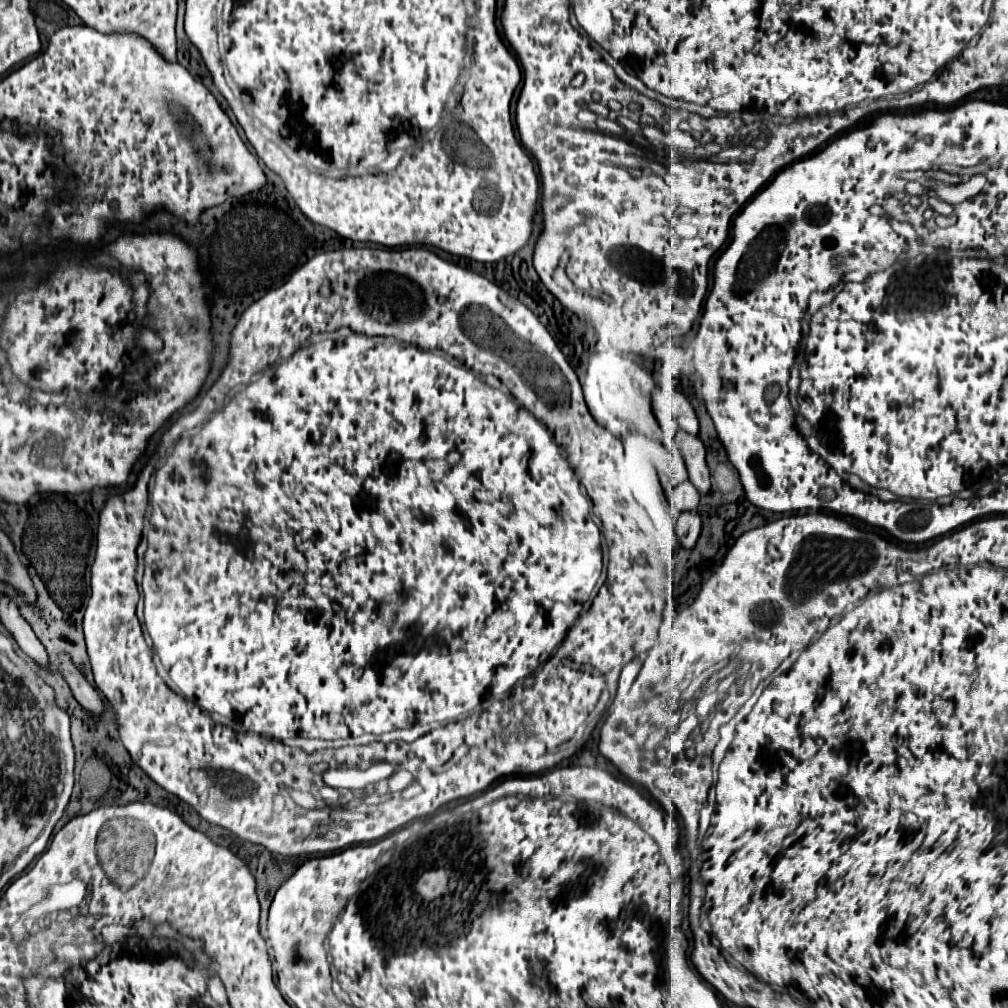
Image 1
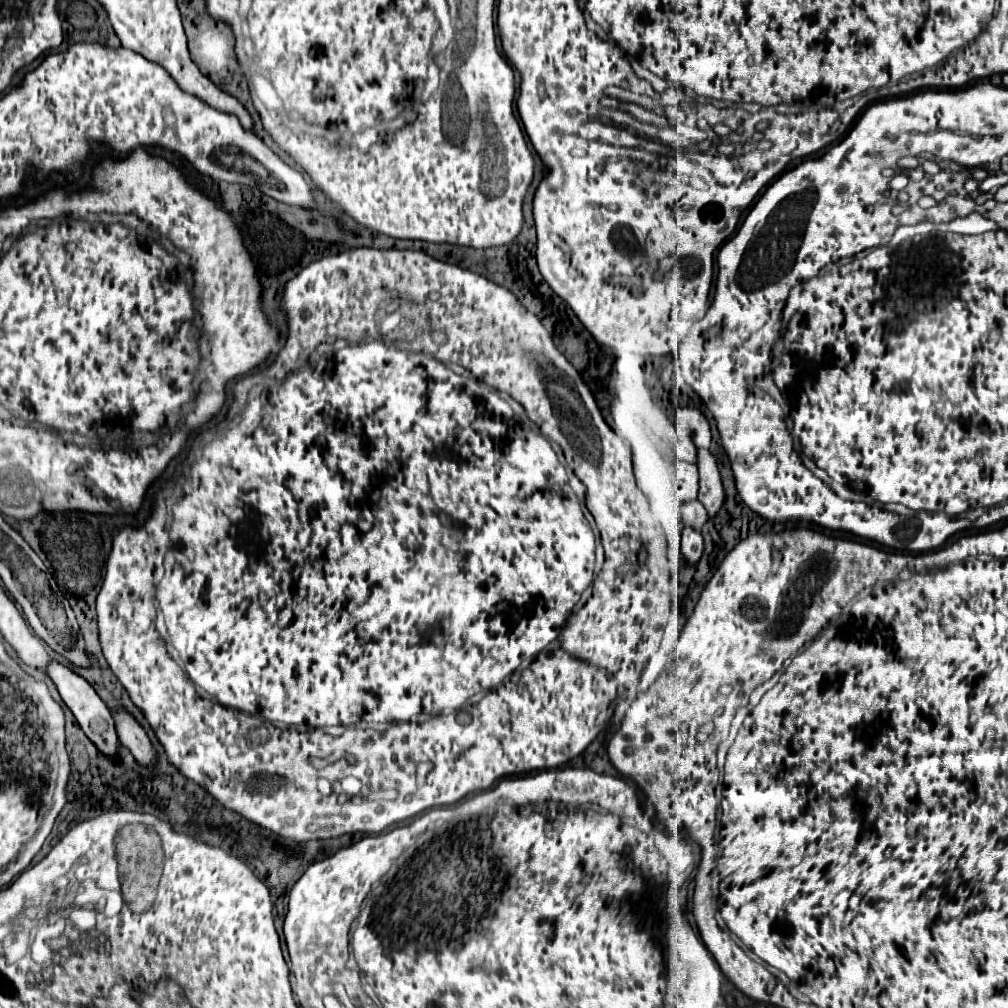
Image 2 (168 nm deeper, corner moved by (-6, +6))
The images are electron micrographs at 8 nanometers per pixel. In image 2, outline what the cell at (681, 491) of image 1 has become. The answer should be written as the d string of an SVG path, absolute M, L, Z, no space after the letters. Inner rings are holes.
M699 501L685 503L681 507L683 511L683 527L691 527L695 531L701 531L701 527L707 523L707 511Z

